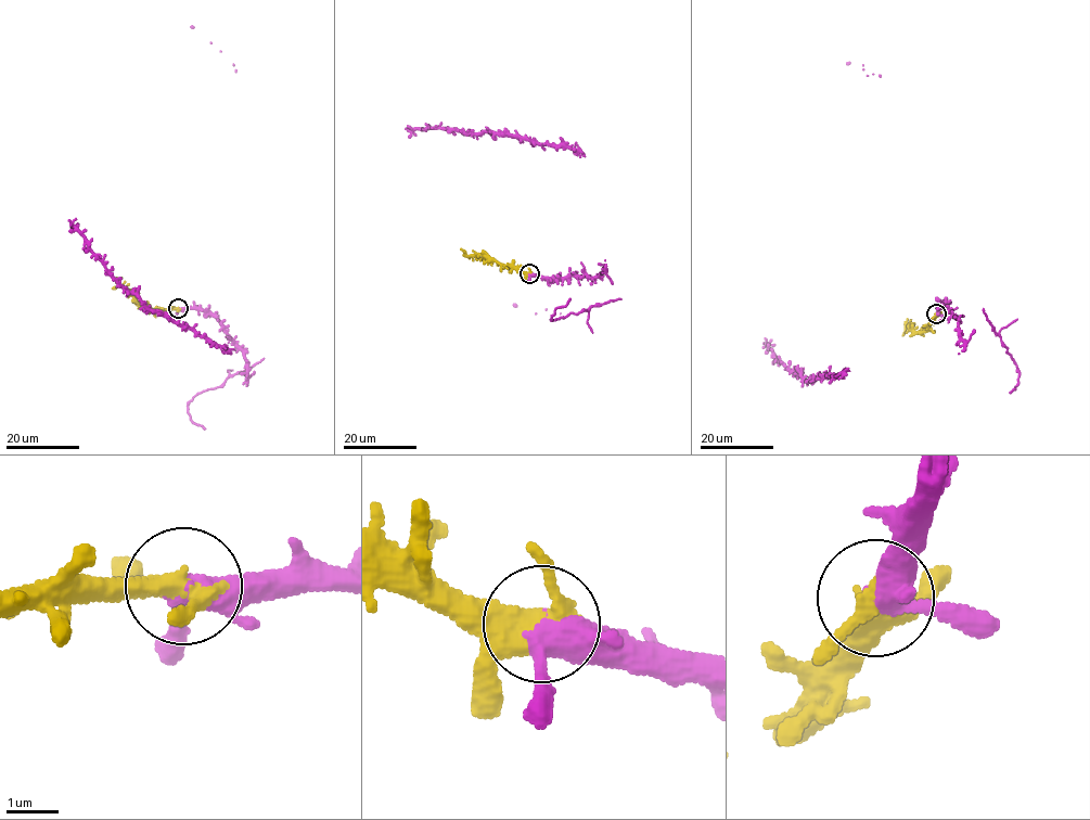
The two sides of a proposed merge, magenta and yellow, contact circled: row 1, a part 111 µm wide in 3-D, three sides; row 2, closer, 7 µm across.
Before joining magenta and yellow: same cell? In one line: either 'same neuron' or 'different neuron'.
same neuron

